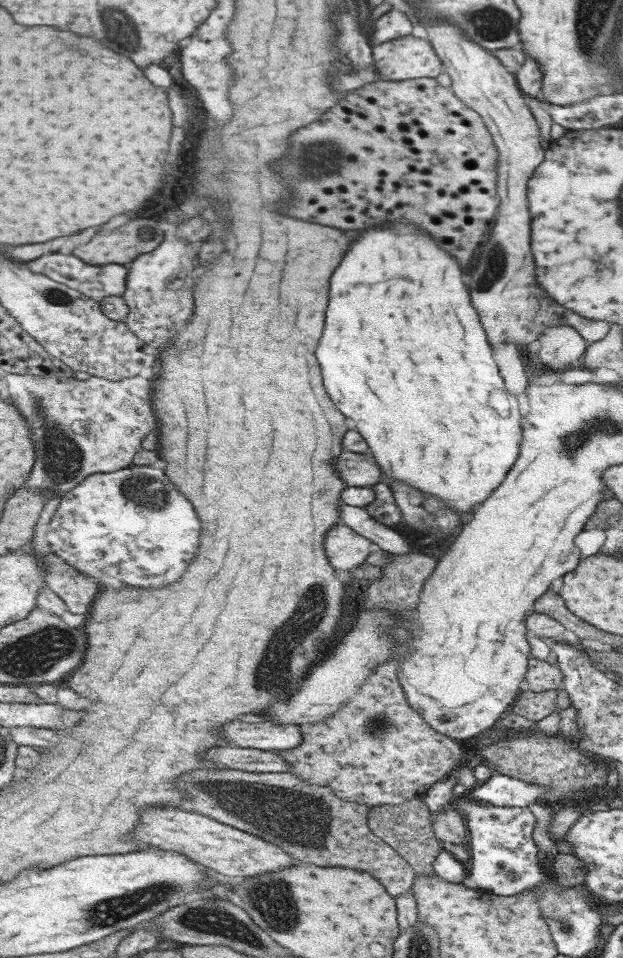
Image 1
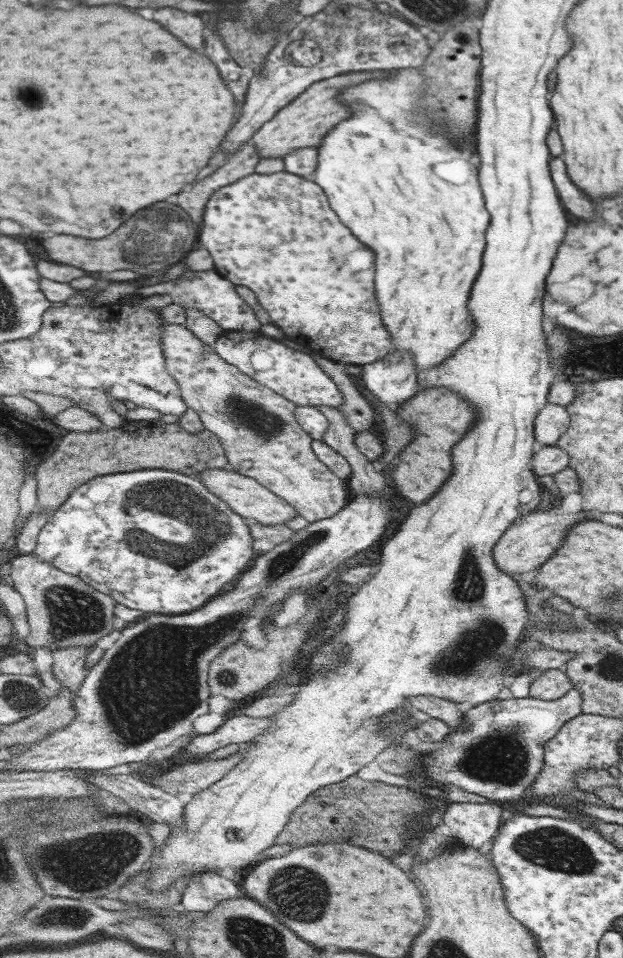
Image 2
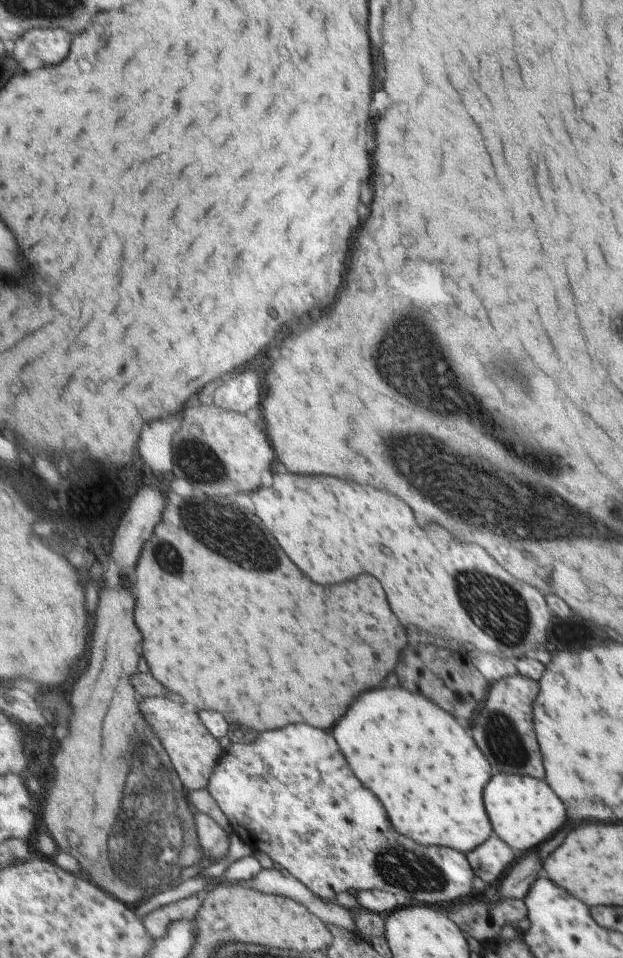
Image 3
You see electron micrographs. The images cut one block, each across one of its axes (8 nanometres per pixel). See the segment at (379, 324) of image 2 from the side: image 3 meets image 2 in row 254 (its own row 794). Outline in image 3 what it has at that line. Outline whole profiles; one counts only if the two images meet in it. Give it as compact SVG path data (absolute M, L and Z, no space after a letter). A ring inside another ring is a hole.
M299 724L299 726L287 726L283 730L259 734L257 740L247 744L242 742L233 743L227 751L223 752L207 787L243 842L253 850L265 852L273 860L275 866L289 870L293 876L299 878L305 886L308 886L315 894L319 894L322 899L333 901L339 893L345 893L346 890L366 891L377 889L389 892L389 886L393 886L393 888L401 888L401 892L406 891L409 897L421 902L421 904L444 907L451 903L451 900L457 900L457 898L461 900L463 896L467 896L471 892L471 878L473 878L474 871L471 870L470 863L466 861L466 855L461 851L449 847L440 847L439 845L419 846L419 844L403 838L401 834L397 834L394 827L389 824L387 816L383 814L383 806L379 804L379 800L367 788L363 788L359 784L359 778L351 770L347 758L343 756L341 748L339 748L339 744L337 744L337 740L333 738L331 732Z

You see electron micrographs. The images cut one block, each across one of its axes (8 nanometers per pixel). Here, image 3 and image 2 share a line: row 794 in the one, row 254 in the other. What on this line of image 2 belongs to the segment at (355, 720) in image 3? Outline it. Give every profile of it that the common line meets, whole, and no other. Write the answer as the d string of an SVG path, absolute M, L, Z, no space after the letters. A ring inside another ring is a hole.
M423 66L415 69L393 69L388 77L372 78L345 89L344 93L340 94L340 98L342 98L342 102L346 102L352 108L353 115L347 117L347 120L339 123L325 135L319 147L319 164L312 176L313 180L326 191L334 212L359 238L359 242L367 242L367 246L371 246L371 250L375 250L375 254L379 254L379 282L375 282L375 286L379 286L379 302L383 302L383 314L380 310L380 315L383 316L384 327L391 336L392 352L407 351L411 353L414 356L417 371L439 365L447 360L451 353L455 352L459 345L465 343L465 340L468 340L473 332L473 321L465 308L465 302L469 296L469 288L481 268L481 252L483 252L485 244L484 235L487 224L489 224L489 214L484 208L483 195L477 184L477 168L469 162L469 158L473 156L473 150L475 150L474 132L476 128L471 127L468 134L453 127L432 129L432 120L429 116L425 116L425 114L412 116L416 106L420 106L422 94L424 94Z

